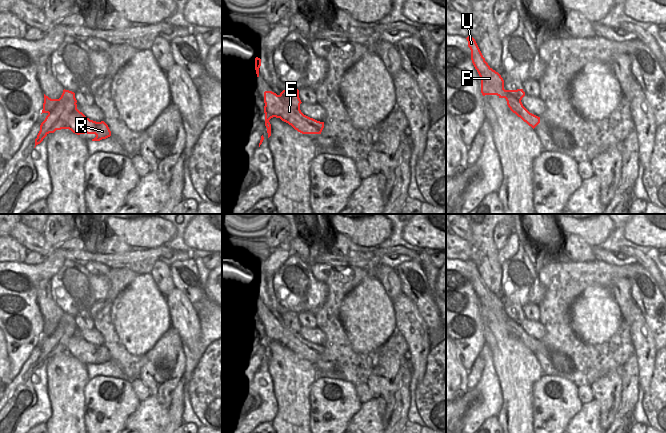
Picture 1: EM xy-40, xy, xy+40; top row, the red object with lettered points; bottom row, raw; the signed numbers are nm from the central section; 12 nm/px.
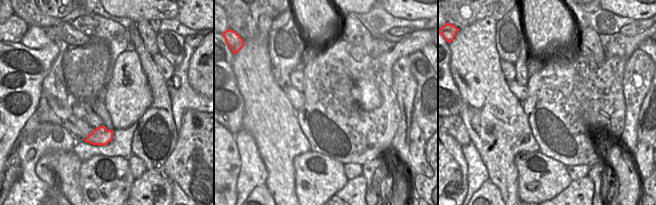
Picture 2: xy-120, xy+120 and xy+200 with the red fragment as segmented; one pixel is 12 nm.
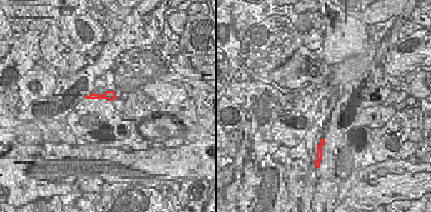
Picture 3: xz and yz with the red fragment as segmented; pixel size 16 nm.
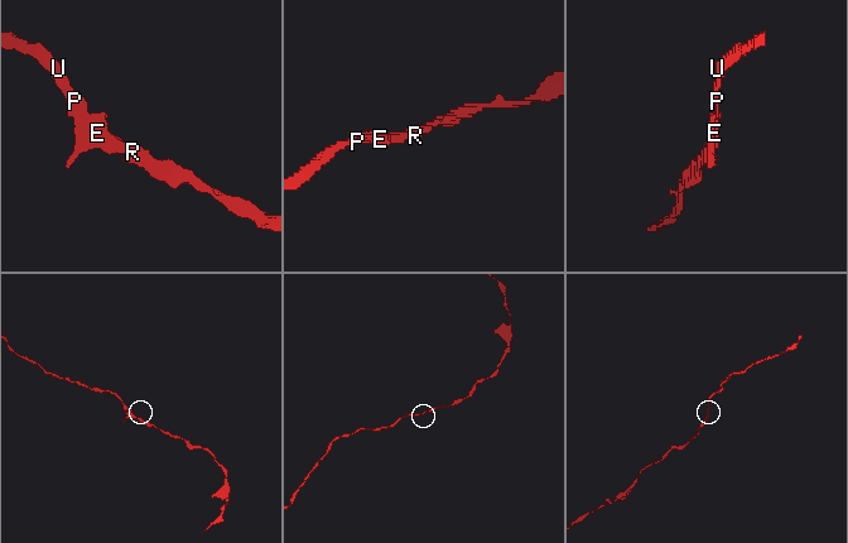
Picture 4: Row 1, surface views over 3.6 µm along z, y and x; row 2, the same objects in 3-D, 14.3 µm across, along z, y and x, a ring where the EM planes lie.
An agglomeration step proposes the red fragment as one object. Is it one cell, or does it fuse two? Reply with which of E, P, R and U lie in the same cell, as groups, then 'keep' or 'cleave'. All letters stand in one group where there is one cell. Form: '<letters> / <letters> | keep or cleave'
E P R U | keep

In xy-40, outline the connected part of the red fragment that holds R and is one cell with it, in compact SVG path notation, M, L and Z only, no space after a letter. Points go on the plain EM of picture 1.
M64 313L59 323L51 323L44 318L42 337L48 339L40 349L40 355L35 363L35 371L49 357L61 353L69 353L77 359L95 358L96 361L92 365L100 365L111 360L111 355L104 345L90 344L77 333L76 327L75 317L69 314Z

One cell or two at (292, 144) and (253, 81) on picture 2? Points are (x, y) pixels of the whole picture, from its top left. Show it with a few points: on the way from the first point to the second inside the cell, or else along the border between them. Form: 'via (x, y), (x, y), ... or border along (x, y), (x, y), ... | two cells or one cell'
via (276, 128), (269, 116), (263, 97) | one cell

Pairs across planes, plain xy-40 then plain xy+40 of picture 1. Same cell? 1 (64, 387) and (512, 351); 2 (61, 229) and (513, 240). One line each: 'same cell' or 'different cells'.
1: same cell
2: different cells

